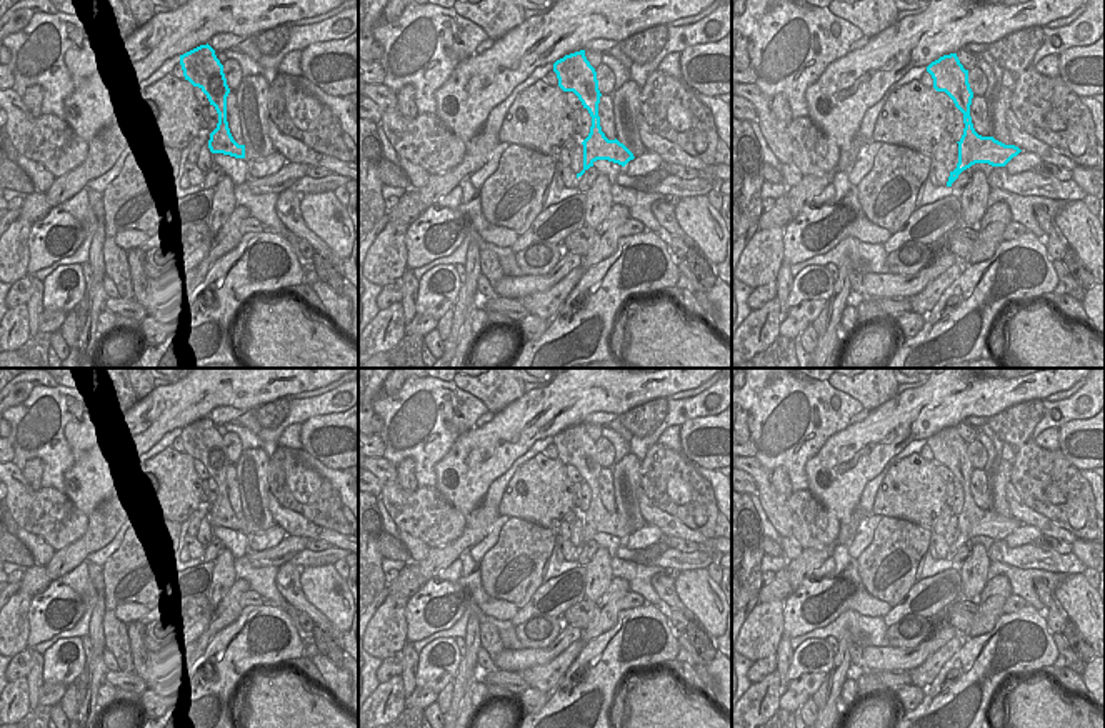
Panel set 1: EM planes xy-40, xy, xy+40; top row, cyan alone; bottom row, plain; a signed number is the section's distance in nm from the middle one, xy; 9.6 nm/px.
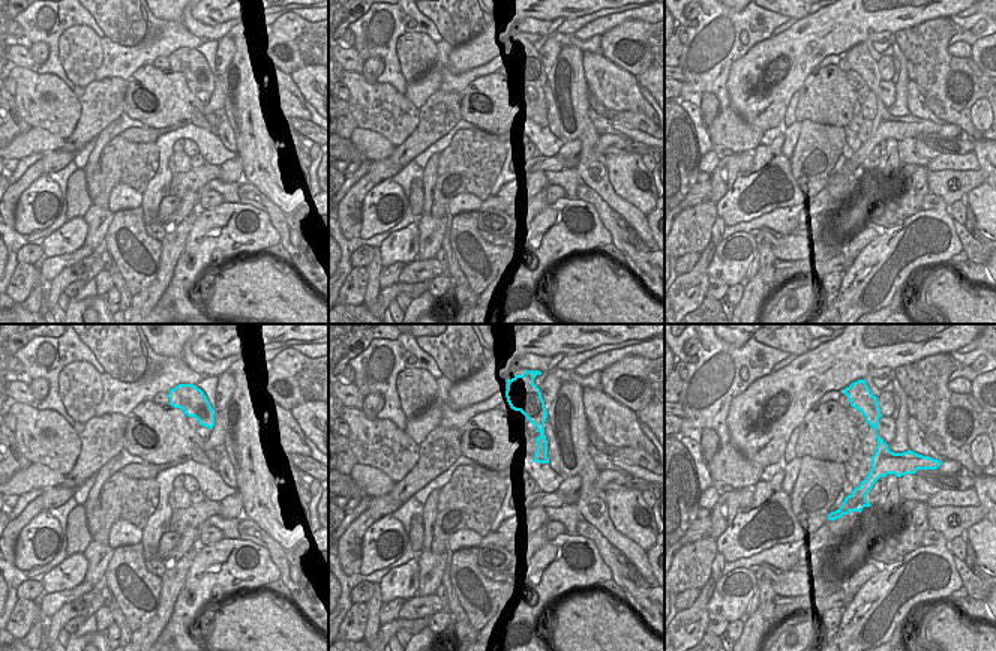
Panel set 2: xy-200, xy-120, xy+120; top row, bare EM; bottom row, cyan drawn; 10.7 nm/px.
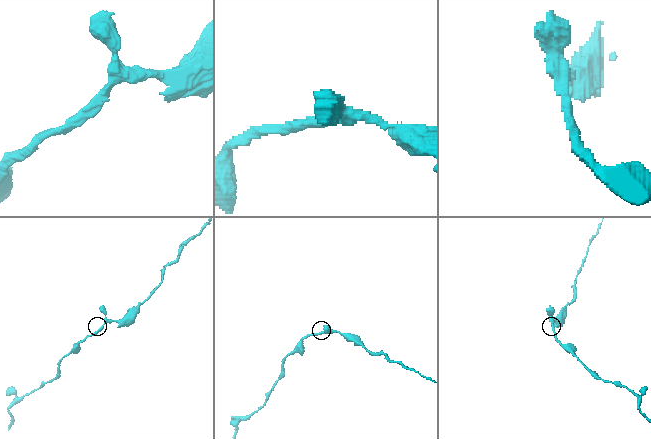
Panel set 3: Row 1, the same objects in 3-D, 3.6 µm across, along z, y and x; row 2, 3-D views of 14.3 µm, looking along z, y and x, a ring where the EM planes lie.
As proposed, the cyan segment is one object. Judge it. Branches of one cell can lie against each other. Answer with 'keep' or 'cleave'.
keep

